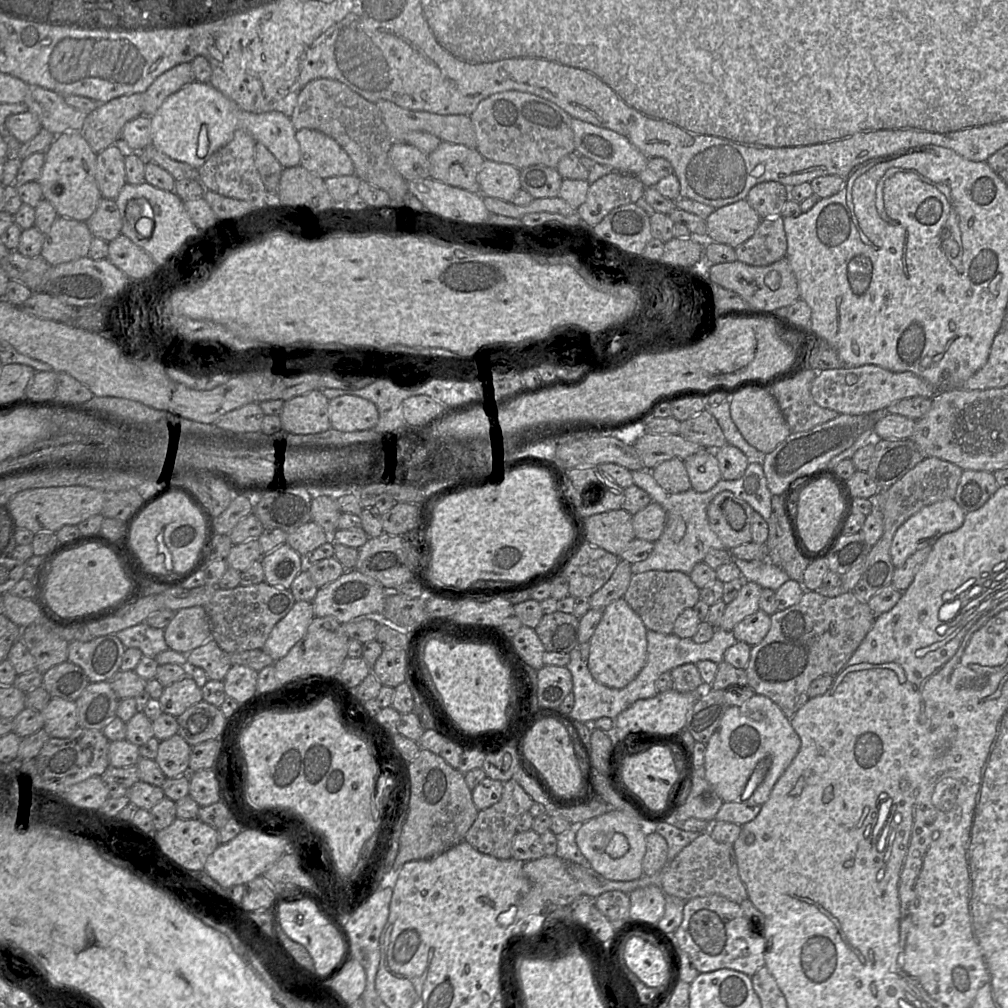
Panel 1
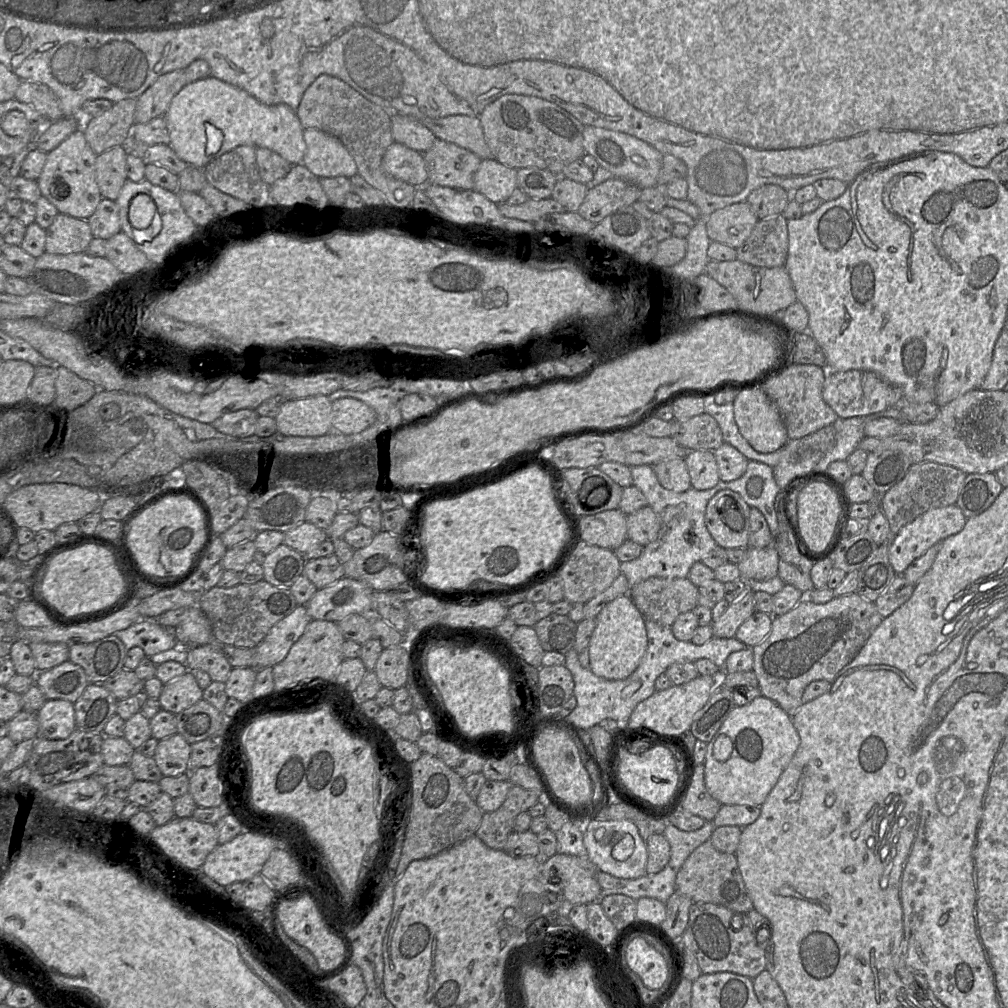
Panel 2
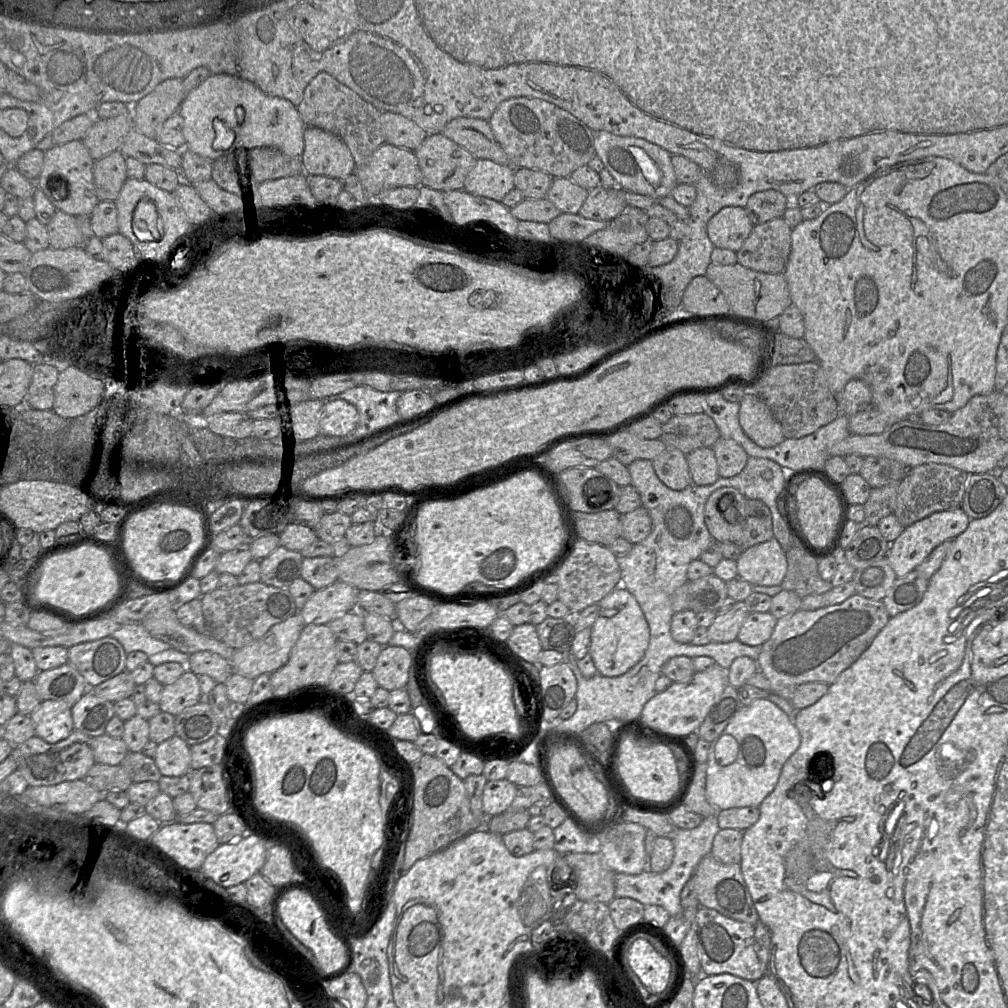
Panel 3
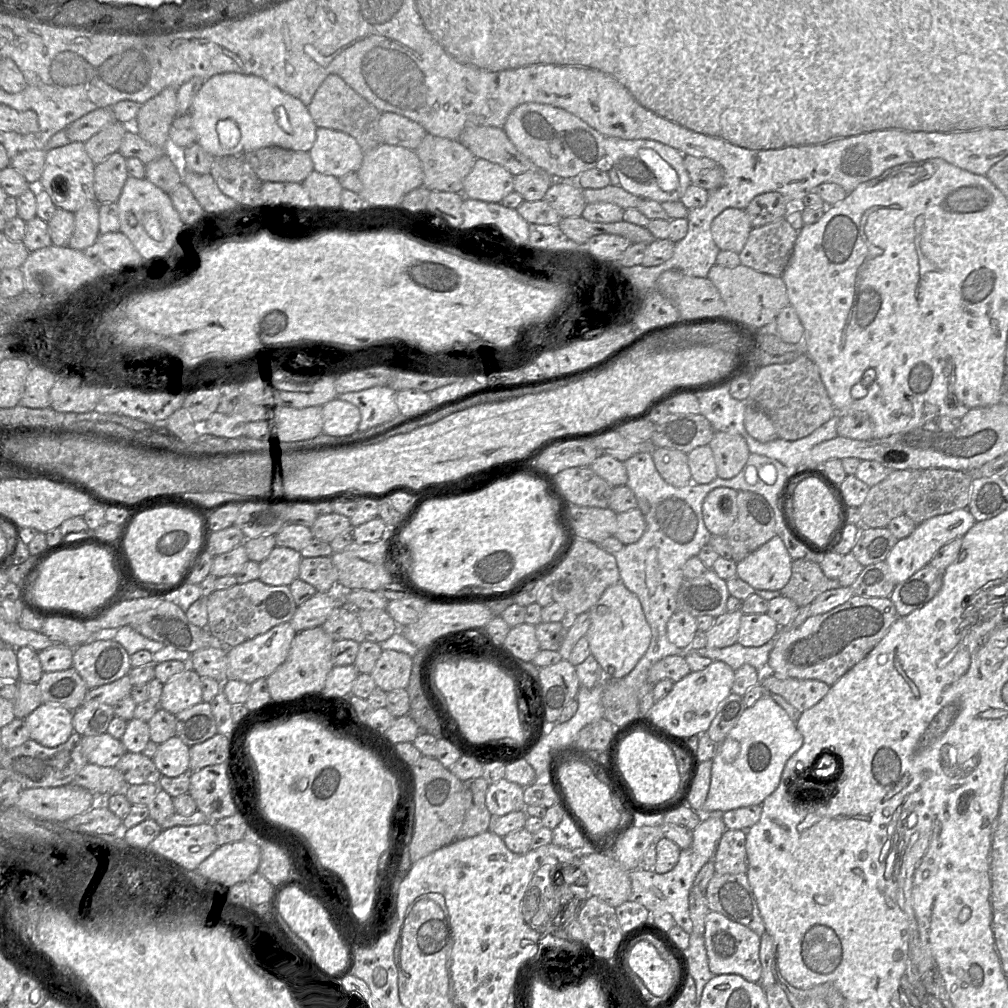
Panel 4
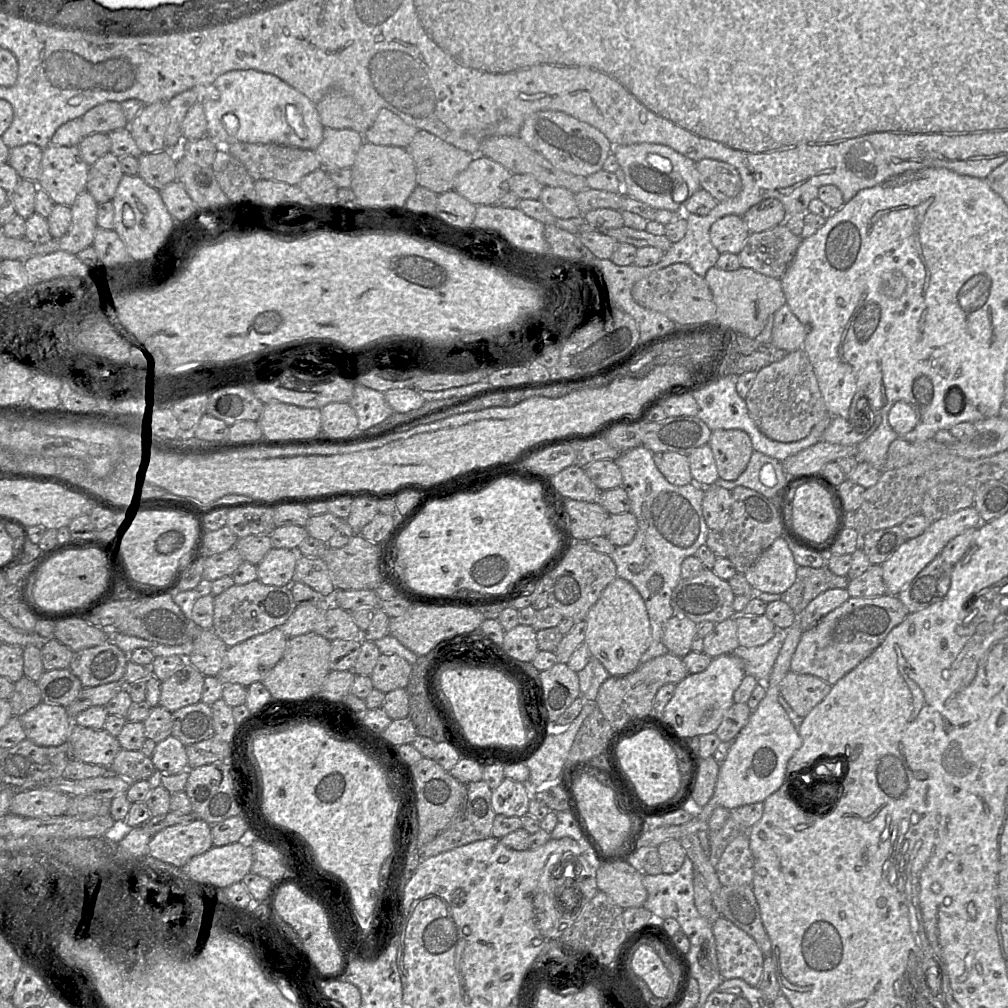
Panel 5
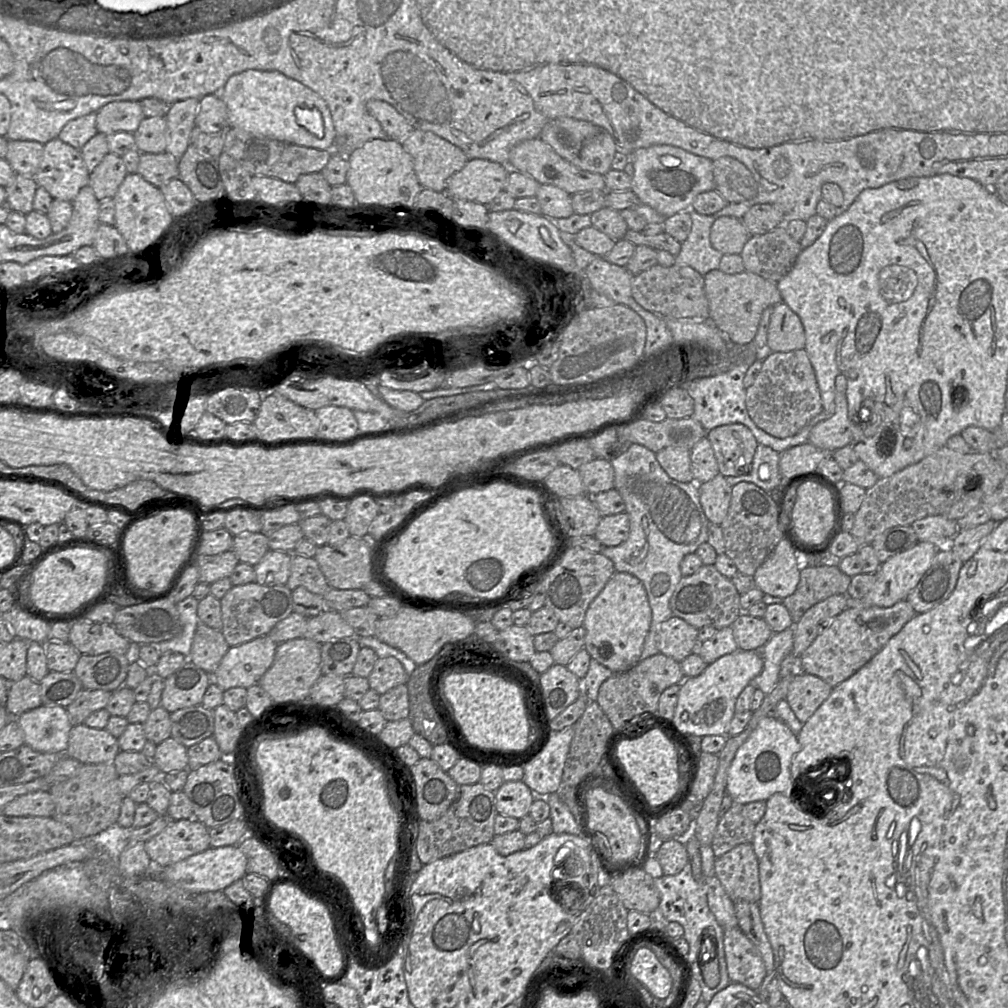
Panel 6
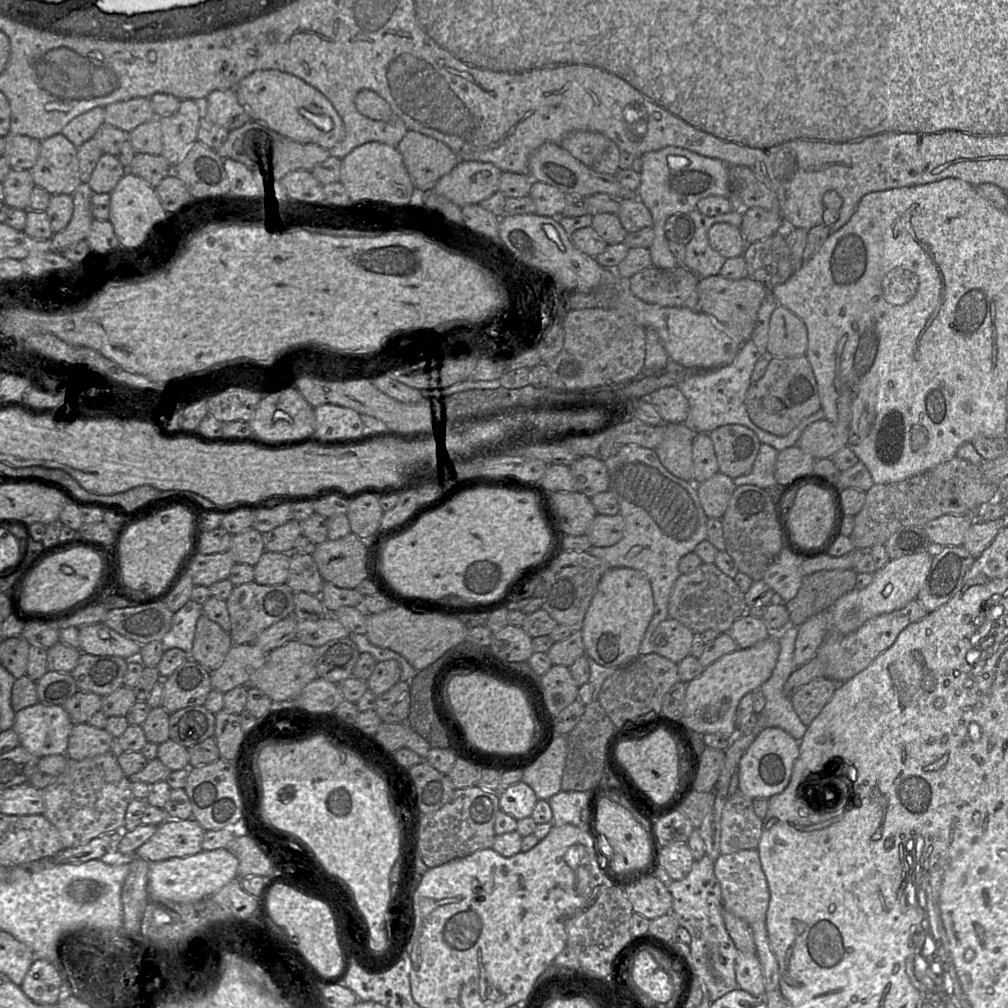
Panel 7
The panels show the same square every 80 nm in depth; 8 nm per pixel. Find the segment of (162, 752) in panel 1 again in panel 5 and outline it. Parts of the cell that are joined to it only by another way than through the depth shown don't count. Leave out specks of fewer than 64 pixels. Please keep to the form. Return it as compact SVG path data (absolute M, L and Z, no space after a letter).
M173 735L157 743L151 760L157 775L158 773L177 774L189 770L186 746Z

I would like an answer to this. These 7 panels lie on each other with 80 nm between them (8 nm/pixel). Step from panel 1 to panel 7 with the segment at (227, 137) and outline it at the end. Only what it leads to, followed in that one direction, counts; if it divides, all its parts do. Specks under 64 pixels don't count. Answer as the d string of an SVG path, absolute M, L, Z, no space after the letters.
M259 70L233 88L239 103L244 106L253 121L263 123L269 129L302 144L316 144L327 150L344 138L344 124L331 102L317 89L291 74L278 70Z

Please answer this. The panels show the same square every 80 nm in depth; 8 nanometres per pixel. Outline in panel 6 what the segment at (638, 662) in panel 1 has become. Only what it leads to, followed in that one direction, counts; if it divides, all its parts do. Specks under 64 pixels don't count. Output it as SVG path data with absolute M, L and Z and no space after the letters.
M615 571L586 611L584 648L614 673L628 671L641 660L651 621L652 611L643 583L630 573Z

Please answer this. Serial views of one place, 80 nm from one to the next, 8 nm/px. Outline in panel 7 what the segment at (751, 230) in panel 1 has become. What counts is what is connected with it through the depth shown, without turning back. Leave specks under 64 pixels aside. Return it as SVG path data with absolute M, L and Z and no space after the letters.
M715 223L708 231L709 244L724 258L743 255L747 246L739 227L729 223Z

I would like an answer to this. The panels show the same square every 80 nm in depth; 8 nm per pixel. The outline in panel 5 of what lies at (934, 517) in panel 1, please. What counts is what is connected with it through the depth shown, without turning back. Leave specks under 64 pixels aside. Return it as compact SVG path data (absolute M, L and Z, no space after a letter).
M971 506L933 521L922 534L915 538L908 539L891 557L881 564L883 569L883 581L886 585L886 594L897 596L922 569L940 554L950 540L967 529L978 528L981 523L982 519L978 511Z

